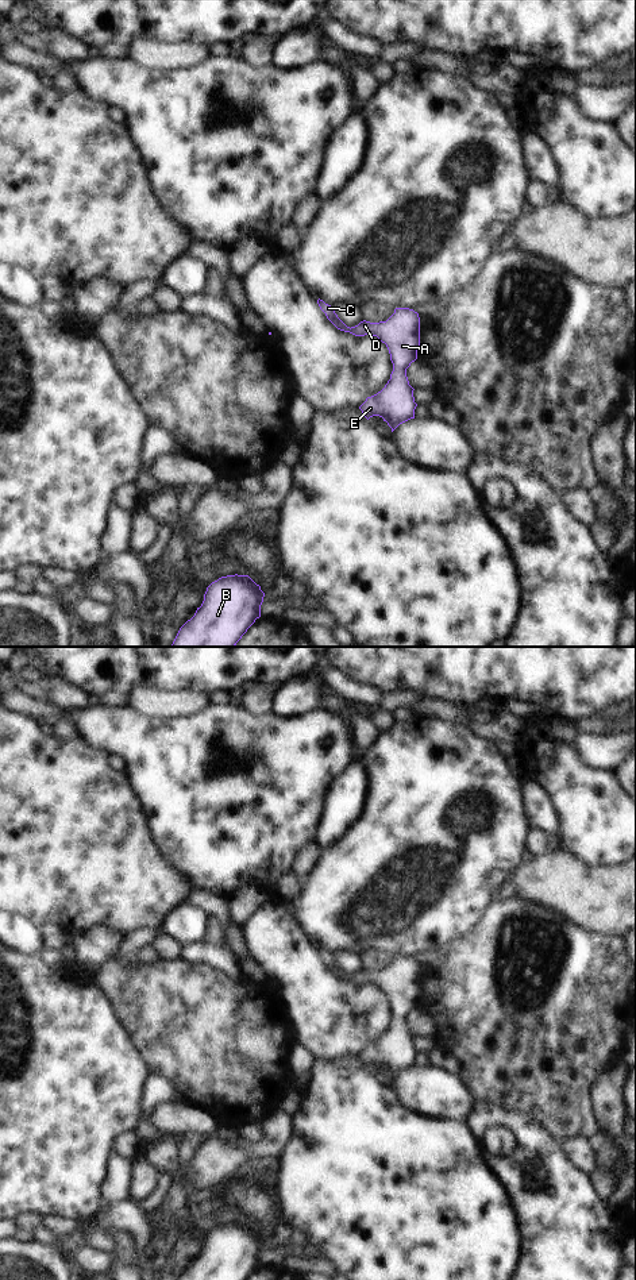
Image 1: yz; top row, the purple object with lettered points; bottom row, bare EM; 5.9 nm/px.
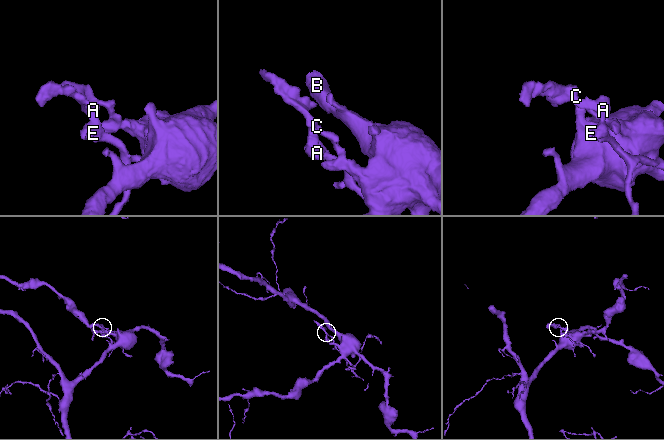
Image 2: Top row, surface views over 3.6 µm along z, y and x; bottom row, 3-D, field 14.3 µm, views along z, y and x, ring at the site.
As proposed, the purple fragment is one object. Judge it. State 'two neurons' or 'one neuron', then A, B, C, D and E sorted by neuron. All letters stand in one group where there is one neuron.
two neurons; A D E / B C

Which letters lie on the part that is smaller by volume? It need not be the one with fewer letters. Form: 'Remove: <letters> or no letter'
Remove: A, D, E

